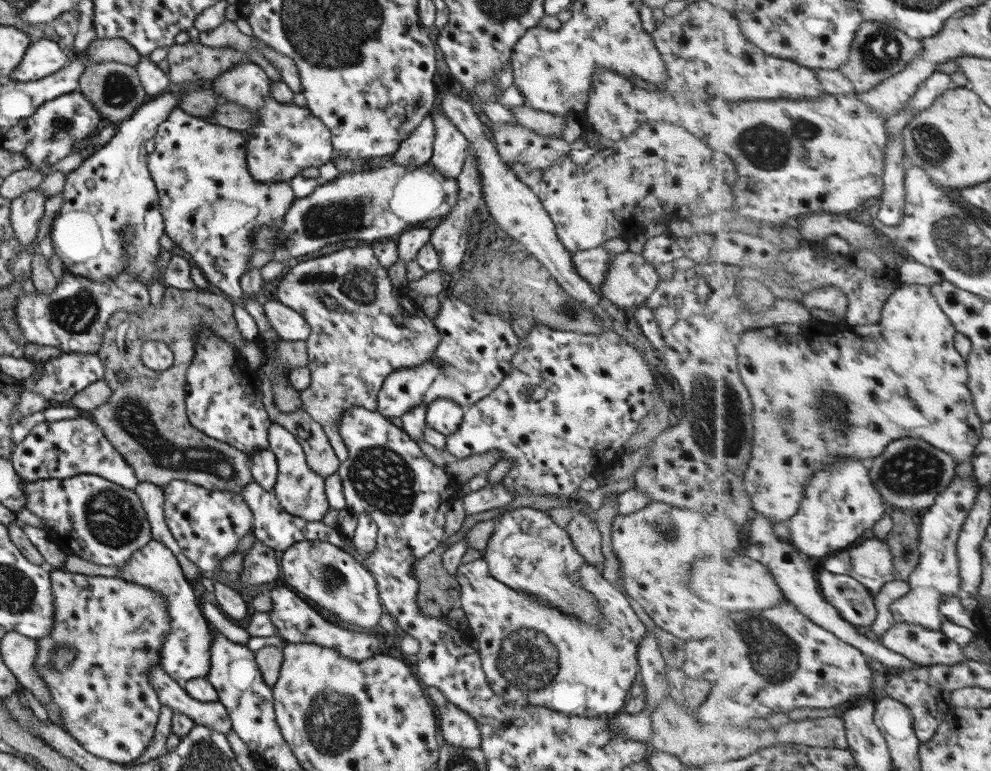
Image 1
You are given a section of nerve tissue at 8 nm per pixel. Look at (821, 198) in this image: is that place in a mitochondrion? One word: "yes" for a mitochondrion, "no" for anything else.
no

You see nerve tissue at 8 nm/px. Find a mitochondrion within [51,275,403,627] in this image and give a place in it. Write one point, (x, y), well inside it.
(133, 416)

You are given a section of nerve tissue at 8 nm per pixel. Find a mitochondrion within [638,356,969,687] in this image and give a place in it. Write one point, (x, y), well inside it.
(715, 419)

